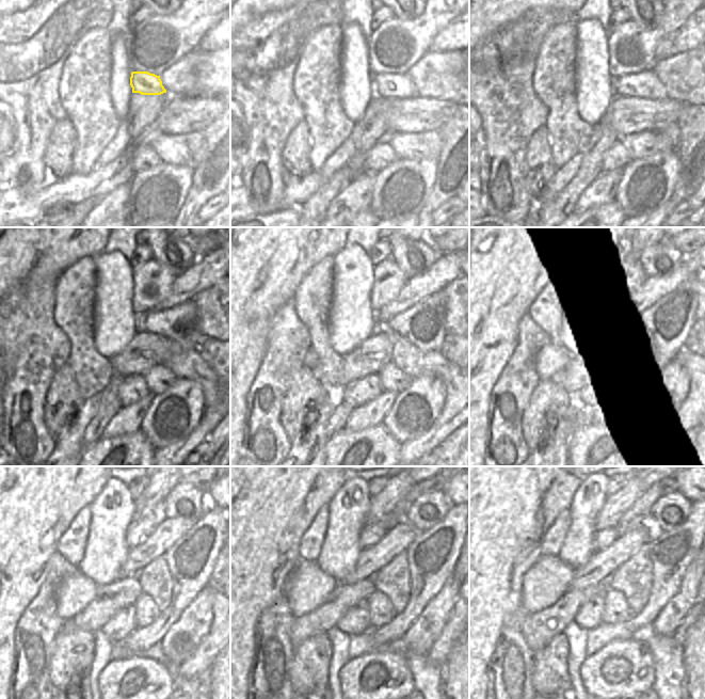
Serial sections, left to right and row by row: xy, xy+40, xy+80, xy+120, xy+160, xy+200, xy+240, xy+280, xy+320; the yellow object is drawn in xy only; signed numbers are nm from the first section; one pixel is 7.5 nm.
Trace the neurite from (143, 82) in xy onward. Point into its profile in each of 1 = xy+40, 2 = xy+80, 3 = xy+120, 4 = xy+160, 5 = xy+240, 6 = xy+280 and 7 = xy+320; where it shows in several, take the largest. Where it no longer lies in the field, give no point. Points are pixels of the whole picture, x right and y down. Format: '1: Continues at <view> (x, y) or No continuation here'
1: Continues at xy+40 (389, 85)
2: Continues at xy+80 (640, 84)
3: Continues at xy+120 (158, 321)
4: Continues at xy+160 (402, 323)
5: Continues at xy+240 (208, 529)
6: Continues at xy+280 (447, 536)
7: Continues at xy+320 (686, 538)

